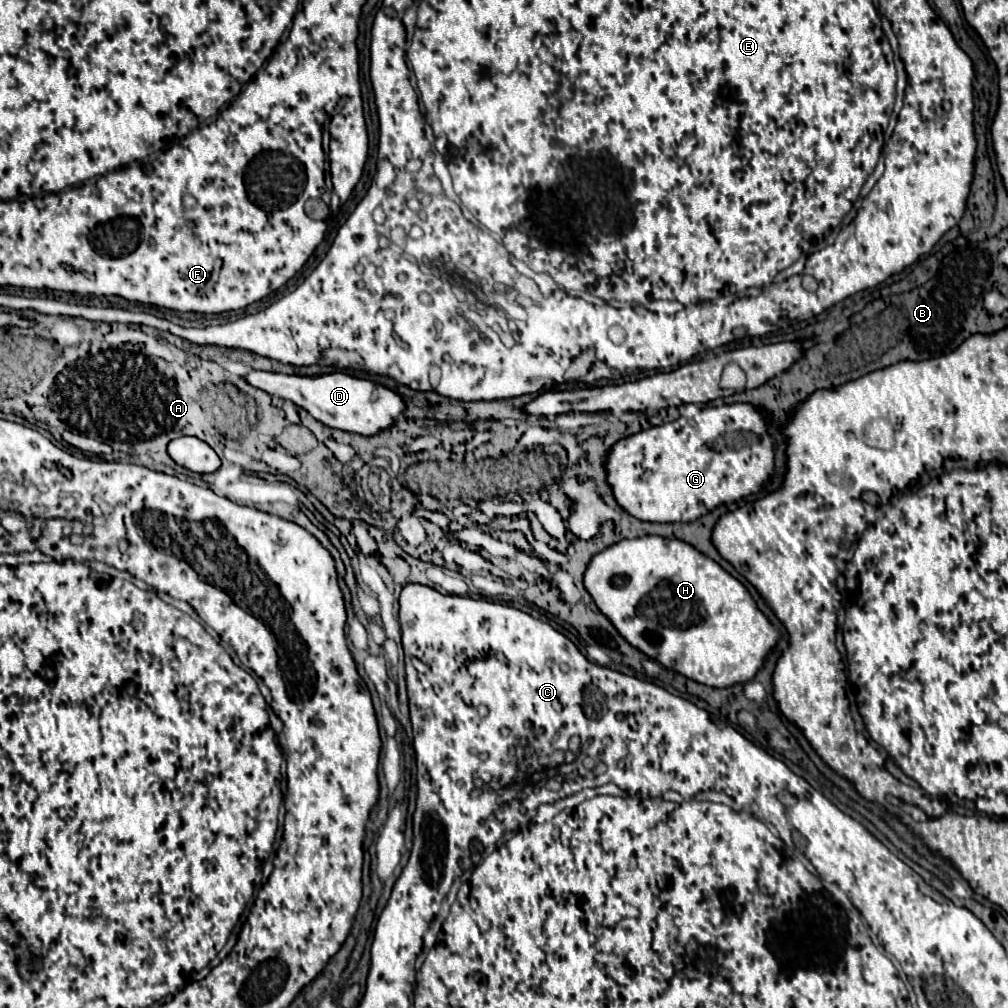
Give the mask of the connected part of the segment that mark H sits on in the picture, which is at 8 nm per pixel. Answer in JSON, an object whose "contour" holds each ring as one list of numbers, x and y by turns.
{"contour":[[656,535,622,539,592,557,584,573,584,585,598,609,630,645,660,661,664,667,710,687,748,683,764,667,764,661,780,641,780,633,758,609,748,589,708,555,680,539]]}

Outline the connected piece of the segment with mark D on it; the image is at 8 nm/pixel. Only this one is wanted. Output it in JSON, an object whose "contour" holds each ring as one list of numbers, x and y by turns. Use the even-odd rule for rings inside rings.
{"contour":[[250,371,246,375,246,381,258,389,268,391,270,395,282,397,292,401,294,405,306,409,316,421,324,423,326,427,358,433,364,437,372,437,384,429,390,429,396,419,406,411,406,403,400,393,380,385,380,399,370,401,370,393,374,389,374,383,368,379,358,379,354,375,332,371,332,373,320,373,320,375,282,375,282,373,266,373,266,371]]}

